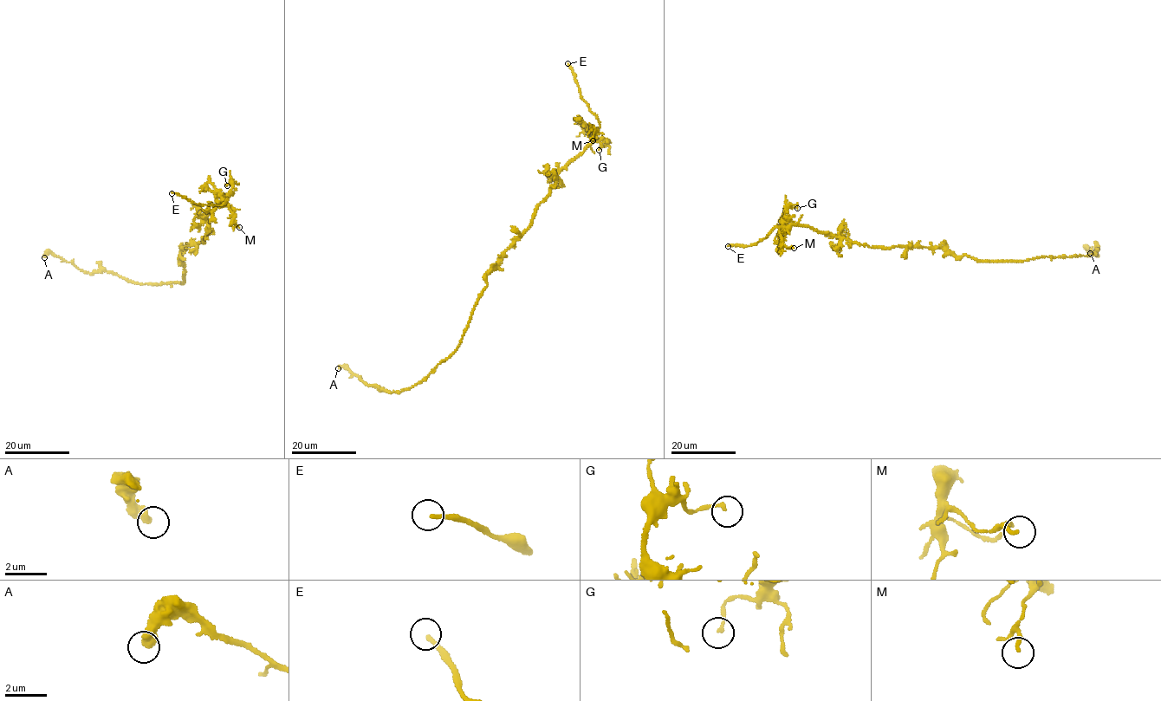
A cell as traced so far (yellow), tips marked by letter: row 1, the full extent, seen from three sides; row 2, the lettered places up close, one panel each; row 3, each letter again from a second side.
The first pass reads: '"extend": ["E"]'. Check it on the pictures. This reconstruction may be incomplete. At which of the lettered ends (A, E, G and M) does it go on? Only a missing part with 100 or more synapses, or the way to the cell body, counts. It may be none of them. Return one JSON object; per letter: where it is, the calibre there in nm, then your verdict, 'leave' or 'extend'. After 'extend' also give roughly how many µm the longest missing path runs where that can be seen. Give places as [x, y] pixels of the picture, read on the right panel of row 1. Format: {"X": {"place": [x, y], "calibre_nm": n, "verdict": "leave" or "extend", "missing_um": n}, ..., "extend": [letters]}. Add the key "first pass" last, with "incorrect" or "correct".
{"A": {"place": [1090, 253], "calibre_nm": 360, "verdict": "leave"}, "E": {"place": [728, 246], "calibre_nm": 190, "verdict": "extend", "missing_um": 50}, "G": {"place": [797, 208], "calibre_nm": 140, "verdict": "leave"}, "M": {"place": [794, 248], "calibre_nm": 170, "verdict": "leave"}, "extend": ["E"], "first pass": "correct"}

